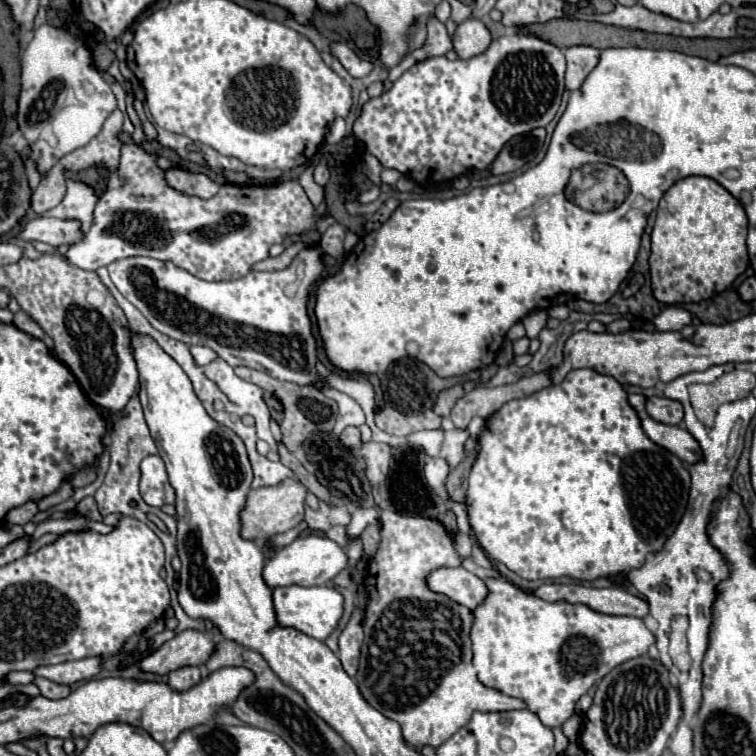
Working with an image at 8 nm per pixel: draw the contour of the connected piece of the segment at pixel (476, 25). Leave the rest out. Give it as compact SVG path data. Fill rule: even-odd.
M468 18L456 28L452 42L454 42L454 50L460 58L472 58L472 56L482 54L490 46L492 36L480 20Z

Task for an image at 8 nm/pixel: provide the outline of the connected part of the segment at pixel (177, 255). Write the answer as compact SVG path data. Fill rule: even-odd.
M136 144L122 146L118 178L120 186L108 188L98 198L90 232L80 242L72 244L66 252L68 262L82 270L96 270L100 266L108 266L118 258L150 256L158 260L172 260L176 266L188 270L202 280L238 280L250 272L252 264L268 258L268 250L272 244L282 244L286 236L298 236L302 232L308 232L314 228L316 222L316 210L298 180L288 180L274 186L226 184L220 186L220 192L214 198L202 200L172 190L164 180L164 172L156 166L156 158L152 154L146 154Z

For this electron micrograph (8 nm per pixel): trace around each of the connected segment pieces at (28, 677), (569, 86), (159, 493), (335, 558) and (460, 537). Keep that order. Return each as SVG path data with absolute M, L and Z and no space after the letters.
M15 671L11 672L5 678L6 682L12 685L26 685L32 683L35 676L34 673L28 671Z
M572 46L572 48L566 48L564 54L566 54L566 62L568 62L568 68L566 68L566 90L572 92L578 86L582 86L586 76L598 64L600 50L596 50L592 46Z
M148 456L142 460L140 494L150 506L174 504L174 488L166 478L166 468L160 456Z
M310 534L306 538L294 540L290 546L284 546L274 554L272 560L266 562L264 566L264 580L268 586L278 588L278 586L324 586L328 584L336 574L348 568L348 556L346 550L336 544L334 540L326 536L316 536Z
M456 533L454 544L458 553L463 557L470 557L472 552L473 540L467 534Z

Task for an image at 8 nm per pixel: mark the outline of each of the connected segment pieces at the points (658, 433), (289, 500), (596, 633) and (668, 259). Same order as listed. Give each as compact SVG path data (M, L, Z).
M640 418L640 424L642 424L642 430L646 432L646 436L654 444L666 448L668 452L678 456L682 462L694 464L694 462L698 462L702 458L698 442L682 426L668 426L668 424L656 422L652 418Z
M286 478L280 484L270 486L270 488L250 490L246 506L240 514L242 536L248 540L264 540L264 538L276 536L280 532L286 532L286 530L298 526L304 520L306 494L308 494L308 490L296 478Z
M506 578L486 580L488 598L474 610L472 626L472 652L474 668L482 684L498 688L508 696L520 698L532 712L538 714L544 726L558 728L572 714L578 698L590 690L600 678L604 678L618 664L638 658L654 644L654 634L644 626L640 618L632 616L608 616L600 614L584 604L546 602L534 594L528 594L508 582Z
M688 176L678 180L660 200L652 228L652 294L664 304L700 302L726 290L748 266L748 218L740 202L716 180Z

